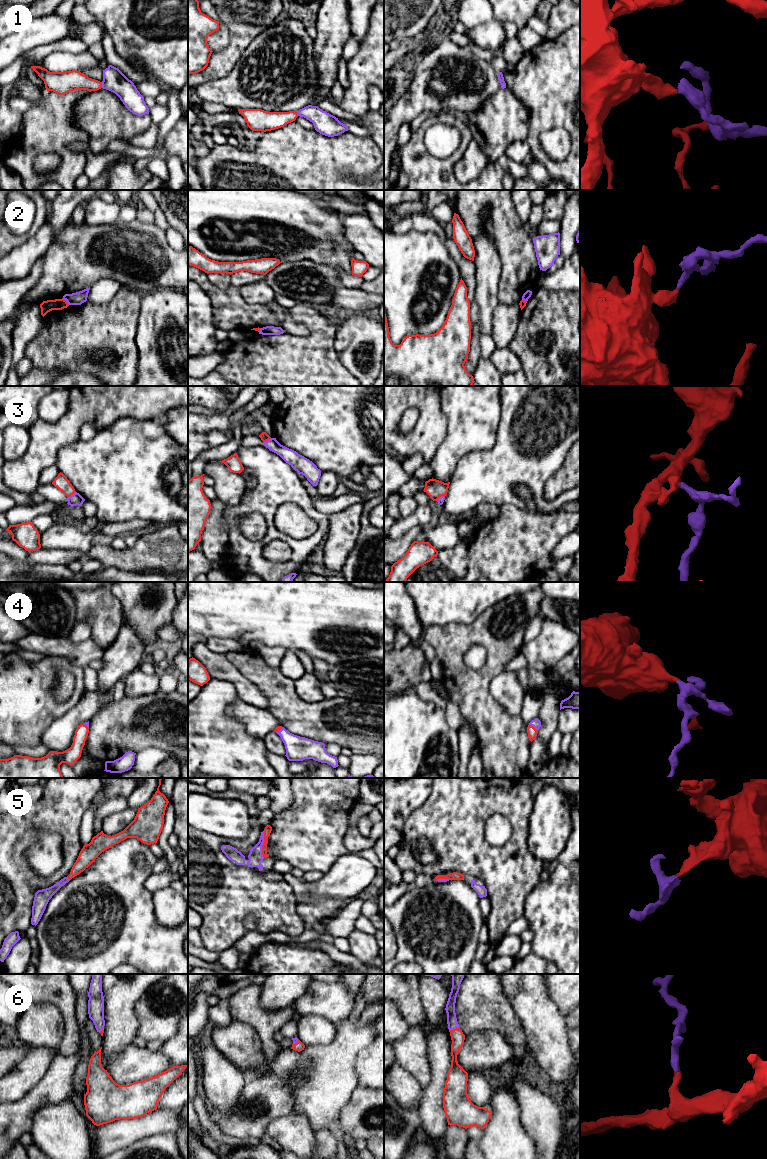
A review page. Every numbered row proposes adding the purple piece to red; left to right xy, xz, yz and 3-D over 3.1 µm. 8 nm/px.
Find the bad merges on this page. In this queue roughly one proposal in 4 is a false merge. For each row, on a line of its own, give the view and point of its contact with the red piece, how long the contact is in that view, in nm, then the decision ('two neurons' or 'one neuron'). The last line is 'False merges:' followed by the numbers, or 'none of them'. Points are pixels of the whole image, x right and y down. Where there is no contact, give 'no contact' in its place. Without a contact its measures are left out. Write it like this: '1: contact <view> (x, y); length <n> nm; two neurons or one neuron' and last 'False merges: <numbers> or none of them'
1: contact xy (101, 85); length 50 nm; one neuron
2: contact xy (66, 301); length 80 nm; two neurons
3: contact xy (71, 494); length 80 nm; one neuron
4: contact yz (532, 726); length 90 nm; one neuron
5: contact xz (263, 844); length 220 nm; one neuron
6: contact yz (454, 1029); length 90 nm; one neuron
False merges: 2

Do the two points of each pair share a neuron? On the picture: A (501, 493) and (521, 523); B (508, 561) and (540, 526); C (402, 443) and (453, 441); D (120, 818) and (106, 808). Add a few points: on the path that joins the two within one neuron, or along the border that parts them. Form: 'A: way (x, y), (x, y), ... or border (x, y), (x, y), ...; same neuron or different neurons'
A: border (500, 506), (513, 504), (519, 508), (526, 507); different neurons
B: way (514, 552), (531, 535); same neuron
C: border (447, 418), (447, 435), (430, 461); different neurons
D: border (128, 805), (123, 810), (111, 813), (102, 822); different neurons

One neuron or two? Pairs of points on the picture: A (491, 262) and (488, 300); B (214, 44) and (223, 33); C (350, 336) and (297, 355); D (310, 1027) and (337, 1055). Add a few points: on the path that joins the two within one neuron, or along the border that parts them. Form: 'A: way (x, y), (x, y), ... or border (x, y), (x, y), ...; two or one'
A: way (488, 271), (488, 291); one
B: way (217, 41), (221, 36); one
C: border (337, 321), (334, 349), (338, 359), (343, 364); two
D: border (337, 1028), (336, 1035), (330, 1043), (305, 1046); two

